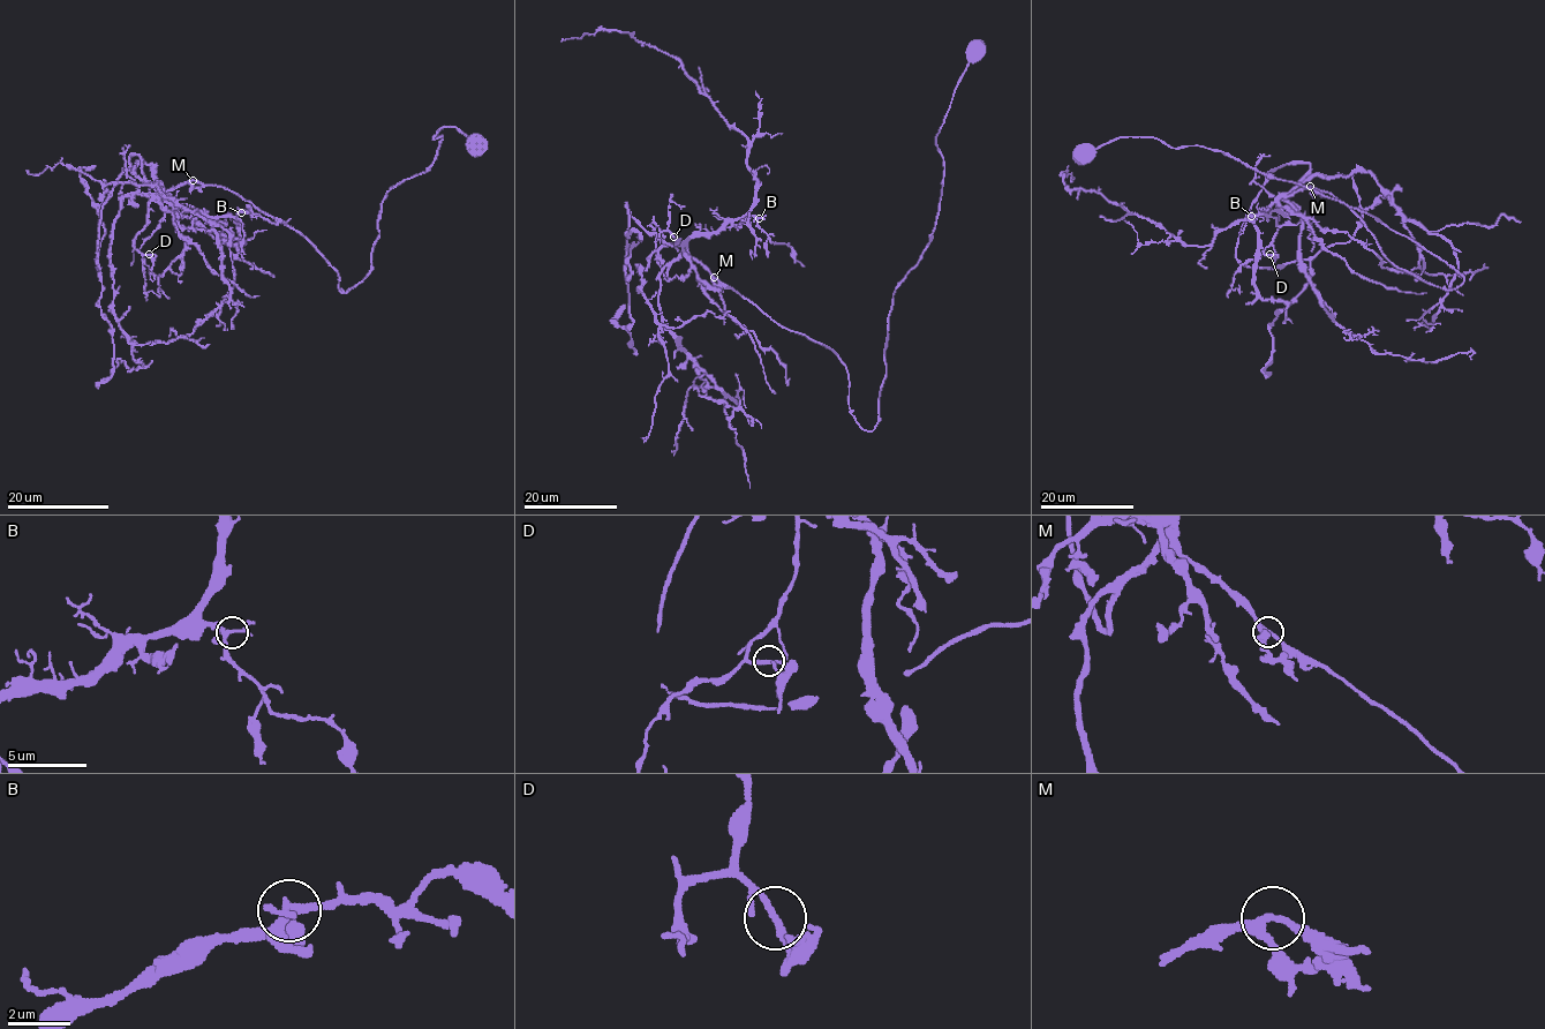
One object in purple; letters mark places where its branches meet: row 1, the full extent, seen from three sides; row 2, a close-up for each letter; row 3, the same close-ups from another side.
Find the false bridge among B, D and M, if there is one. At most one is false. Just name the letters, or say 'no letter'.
no letter

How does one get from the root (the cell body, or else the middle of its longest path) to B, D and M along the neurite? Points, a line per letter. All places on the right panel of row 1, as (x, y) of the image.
B: (1083, 154), (1123, 136), (1228, 152), (1378, 218), (1463, 280), (1396, 267), (1312, 187), (1251, 216)
D: (1083, 154), (1123, 136), (1228, 152), (1378, 218), (1463, 280), (1396, 267), (1312, 187), (1278, 201), (1270, 254)
M: (1083, 154), (1123, 136), (1228, 152), (1378, 218), (1463, 280), (1442, 290), (1396, 267), (1347, 205), (1311, 187)

